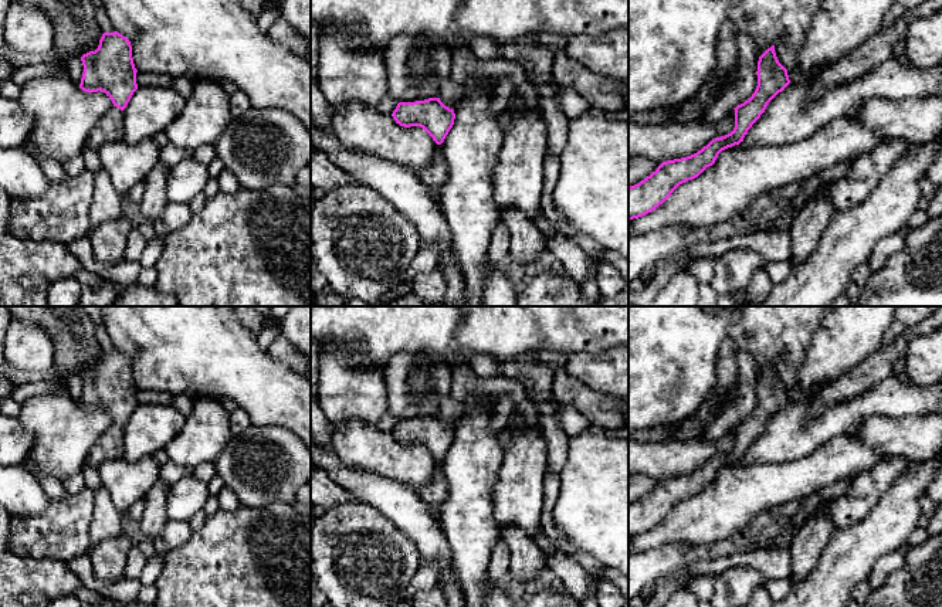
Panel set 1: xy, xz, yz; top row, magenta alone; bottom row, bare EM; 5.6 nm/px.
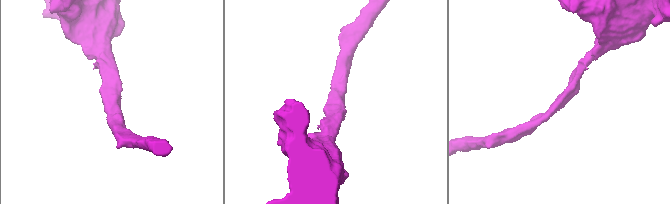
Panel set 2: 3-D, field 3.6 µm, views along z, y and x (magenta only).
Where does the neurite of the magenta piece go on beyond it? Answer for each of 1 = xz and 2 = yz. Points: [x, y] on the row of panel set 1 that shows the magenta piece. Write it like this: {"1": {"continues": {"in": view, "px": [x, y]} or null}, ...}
{"1": {"continues": null}, "2": {"continues": null}}

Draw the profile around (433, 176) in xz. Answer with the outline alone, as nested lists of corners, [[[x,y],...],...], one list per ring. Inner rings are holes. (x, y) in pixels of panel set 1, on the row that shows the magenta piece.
[[[437,145],[437,155],[431,163],[419,172],[423,184],[430,190],[431,196],[438,200],[443,184],[448,180],[448,169],[445,159],[441,155],[440,145]]]

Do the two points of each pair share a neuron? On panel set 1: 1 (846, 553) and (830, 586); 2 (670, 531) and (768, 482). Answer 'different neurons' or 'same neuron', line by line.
1: same neuron
2: same neuron

